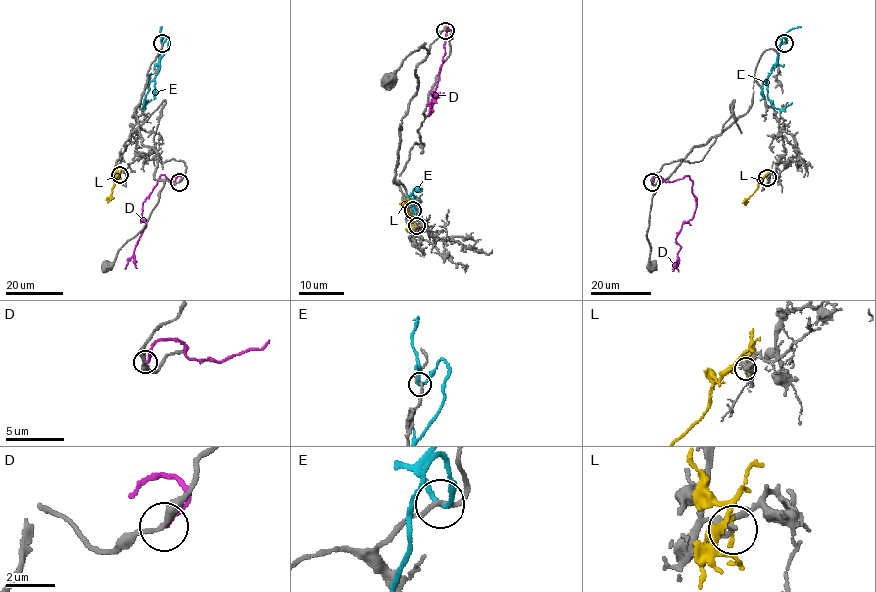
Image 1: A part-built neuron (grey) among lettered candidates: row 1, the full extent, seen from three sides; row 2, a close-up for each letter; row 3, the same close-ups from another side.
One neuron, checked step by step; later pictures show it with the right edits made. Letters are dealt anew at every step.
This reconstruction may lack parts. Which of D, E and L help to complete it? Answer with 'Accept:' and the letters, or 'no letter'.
Accept: no letter

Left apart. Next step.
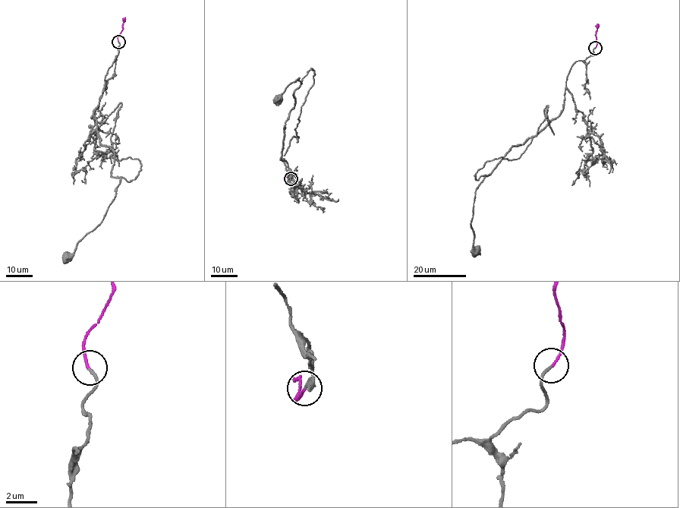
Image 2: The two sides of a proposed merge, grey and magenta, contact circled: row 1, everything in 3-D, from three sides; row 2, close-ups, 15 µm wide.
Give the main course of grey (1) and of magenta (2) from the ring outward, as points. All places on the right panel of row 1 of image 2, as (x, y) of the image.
1: (594, 48), (592, 55), (573, 64), (562, 112), (536, 135), (511, 146), (475, 190), (470, 224), (476, 251)
2: (594, 48), (597, 23)

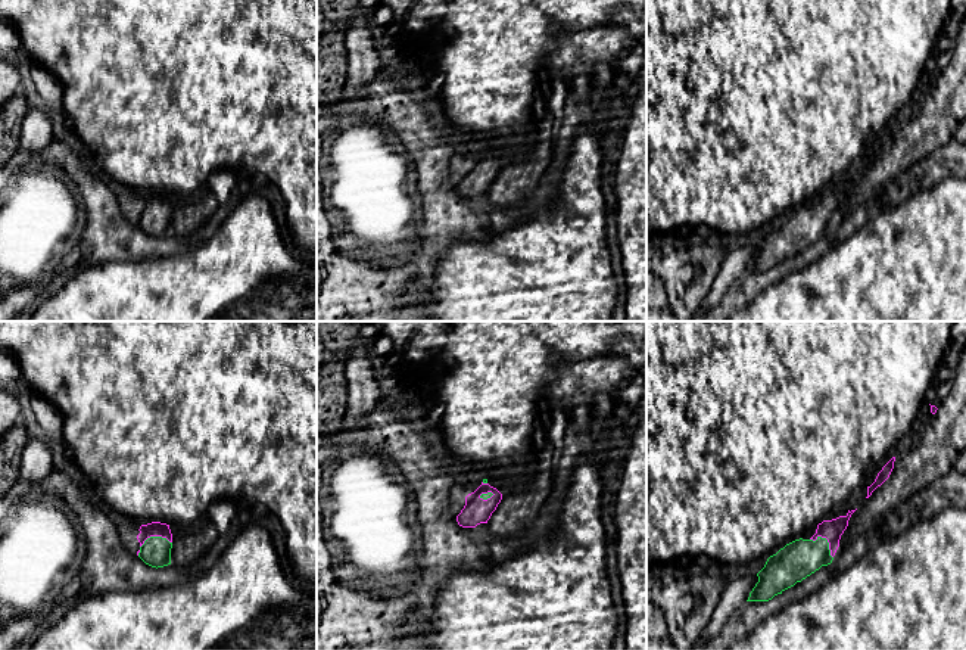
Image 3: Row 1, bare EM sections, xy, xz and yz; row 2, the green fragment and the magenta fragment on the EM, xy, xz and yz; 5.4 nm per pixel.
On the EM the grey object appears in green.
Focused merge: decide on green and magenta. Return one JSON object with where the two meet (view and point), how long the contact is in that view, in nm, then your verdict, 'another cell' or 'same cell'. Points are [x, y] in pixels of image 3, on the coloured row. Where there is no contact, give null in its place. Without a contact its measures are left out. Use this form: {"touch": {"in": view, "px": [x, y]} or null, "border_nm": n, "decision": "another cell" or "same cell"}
{"touch": {"in": "yz", "px": [826, 541]}, "border_nm": 170, "decision": "same cell"}

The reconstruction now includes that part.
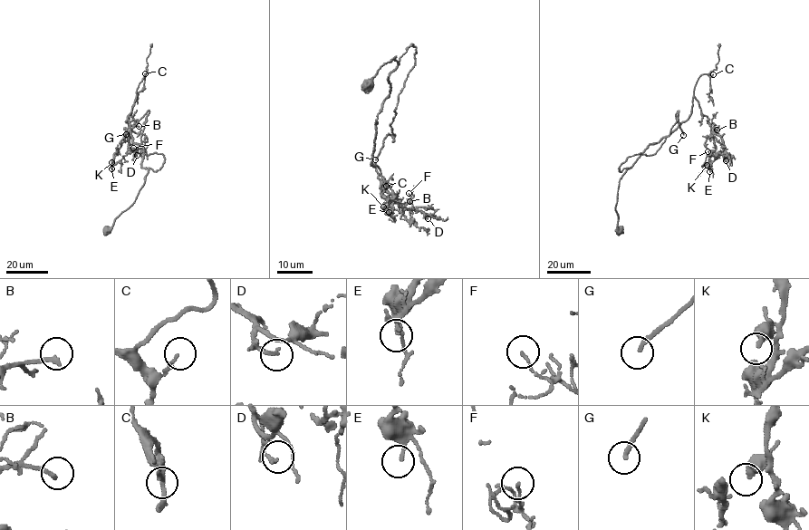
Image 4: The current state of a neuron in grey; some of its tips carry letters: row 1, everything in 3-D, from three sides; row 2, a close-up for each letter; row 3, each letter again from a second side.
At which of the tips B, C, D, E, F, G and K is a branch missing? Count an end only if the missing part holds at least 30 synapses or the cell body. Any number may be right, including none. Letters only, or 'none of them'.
B, E, G

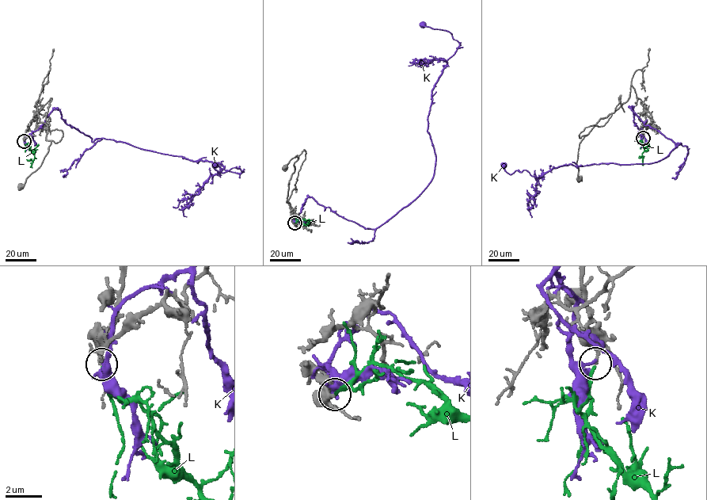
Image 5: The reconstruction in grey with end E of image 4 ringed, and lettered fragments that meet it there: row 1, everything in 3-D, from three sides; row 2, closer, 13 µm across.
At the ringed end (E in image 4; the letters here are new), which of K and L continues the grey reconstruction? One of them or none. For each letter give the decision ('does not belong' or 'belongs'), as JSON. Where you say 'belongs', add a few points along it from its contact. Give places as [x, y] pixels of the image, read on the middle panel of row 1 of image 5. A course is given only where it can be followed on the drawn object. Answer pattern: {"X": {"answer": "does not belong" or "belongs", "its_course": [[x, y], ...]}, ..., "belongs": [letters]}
{"K": {"answer": "does not belong"}, "L": {"answer": "belongs", "its_course": [[294, 223], [297, 220], [306, 225], [309, 220], [302, 221]]}, "belongs": ["L"]}

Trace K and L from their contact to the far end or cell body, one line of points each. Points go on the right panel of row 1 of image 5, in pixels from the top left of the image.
K: (643, 137), (631, 106), (681, 143), (657, 162), (568, 164), (536, 178), (503, 165)
L: (643, 138), (641, 141), (648, 149), (642, 154), (643, 158), (640, 156)

